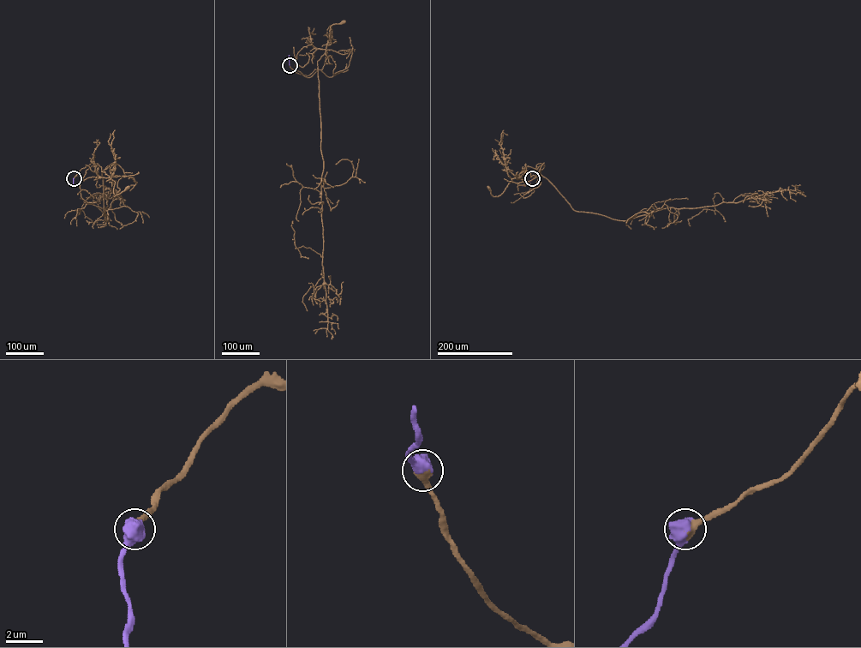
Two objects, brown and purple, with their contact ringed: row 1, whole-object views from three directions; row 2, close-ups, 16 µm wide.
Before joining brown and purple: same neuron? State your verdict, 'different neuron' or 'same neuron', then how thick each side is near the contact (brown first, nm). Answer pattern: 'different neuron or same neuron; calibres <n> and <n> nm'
same neuron; calibres 550 and 900 nm

